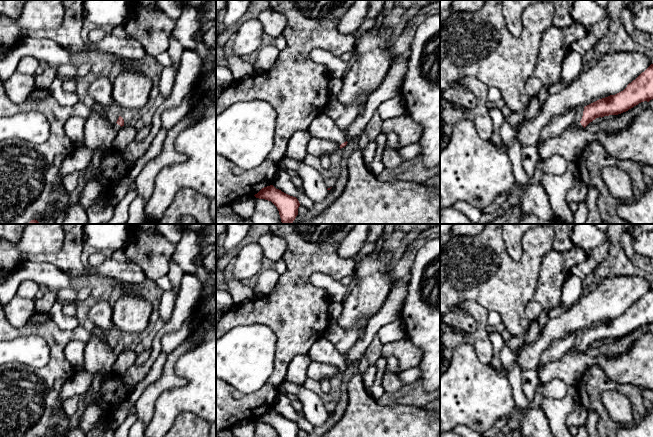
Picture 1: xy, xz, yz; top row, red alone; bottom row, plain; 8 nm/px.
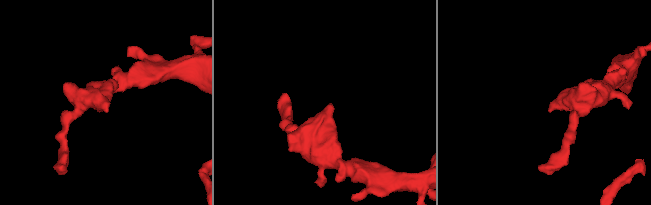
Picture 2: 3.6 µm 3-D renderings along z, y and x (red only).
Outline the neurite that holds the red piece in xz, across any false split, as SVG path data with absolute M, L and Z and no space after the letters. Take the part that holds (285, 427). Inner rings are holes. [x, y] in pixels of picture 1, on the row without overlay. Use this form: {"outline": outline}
{"outline": "M273 409L262 412L254 420L271 425L277 431L279 437L298 437L300 430L298 423L276 413Z"}

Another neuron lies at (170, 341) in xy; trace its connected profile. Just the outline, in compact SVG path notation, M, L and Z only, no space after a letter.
M194 309L178 331L164 334L161 339L162 351L166 354L173 352L193 332L196 326L197 320Z

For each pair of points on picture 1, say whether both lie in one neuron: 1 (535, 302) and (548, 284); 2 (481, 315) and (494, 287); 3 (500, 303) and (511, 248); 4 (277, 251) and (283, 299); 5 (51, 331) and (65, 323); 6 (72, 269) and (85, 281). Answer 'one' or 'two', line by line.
1: one
2: two
3: two
4: two
5: two
6: two

